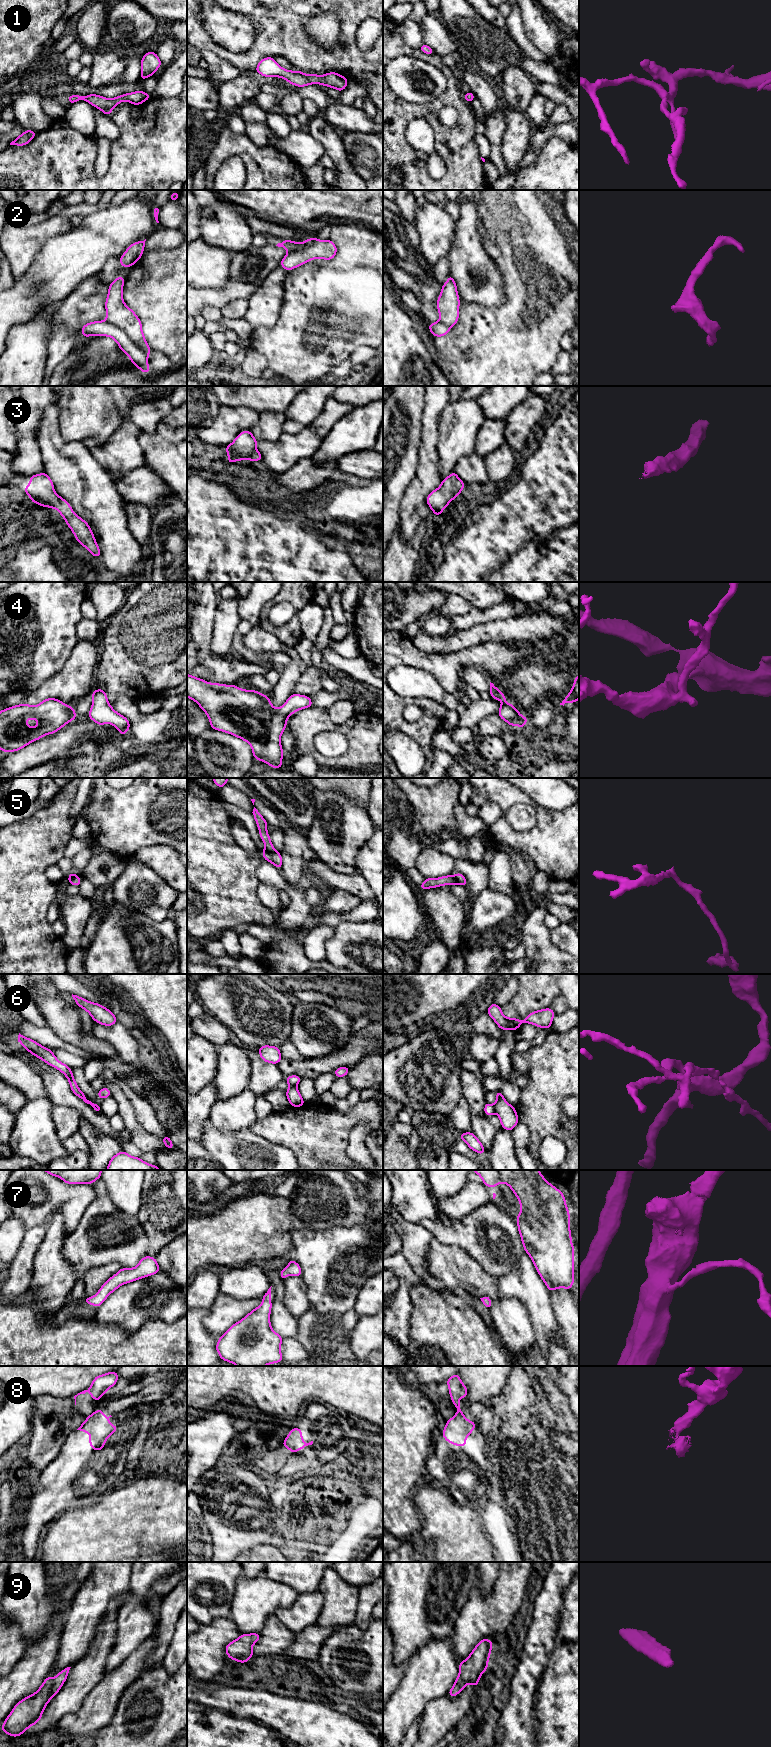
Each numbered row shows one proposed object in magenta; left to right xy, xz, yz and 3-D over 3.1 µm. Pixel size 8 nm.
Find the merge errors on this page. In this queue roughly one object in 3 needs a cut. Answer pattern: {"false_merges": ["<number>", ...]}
{"false_merges": ["2", "6", "8"]}

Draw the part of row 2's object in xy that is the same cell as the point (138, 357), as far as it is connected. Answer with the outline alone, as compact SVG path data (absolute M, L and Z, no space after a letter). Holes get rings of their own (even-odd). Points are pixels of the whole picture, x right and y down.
M94 321L85 324L81 328L81 334L84 338L88 336L108 336L113 338L119 348L129 356L132 364L143 373L149 373L151 371L145 352L138 348L129 336L118 326L106 321Z

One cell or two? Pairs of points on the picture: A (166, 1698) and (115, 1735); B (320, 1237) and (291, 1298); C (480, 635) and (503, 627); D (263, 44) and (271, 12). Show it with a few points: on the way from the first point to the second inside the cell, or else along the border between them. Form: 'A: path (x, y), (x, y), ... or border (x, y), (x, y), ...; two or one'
A: path (162, 1714), (154, 1723), (131, 1726); one
B: border (300, 1277), (306, 1287), (306, 1295), (309, 1300); two
C: path (486, 634), (497, 631); one
D: path (271, 36), (271, 20); one

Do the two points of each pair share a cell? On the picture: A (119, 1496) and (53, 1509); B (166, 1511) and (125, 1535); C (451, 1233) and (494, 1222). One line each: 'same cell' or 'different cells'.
A: different cells
B: same cell
C: same cell

